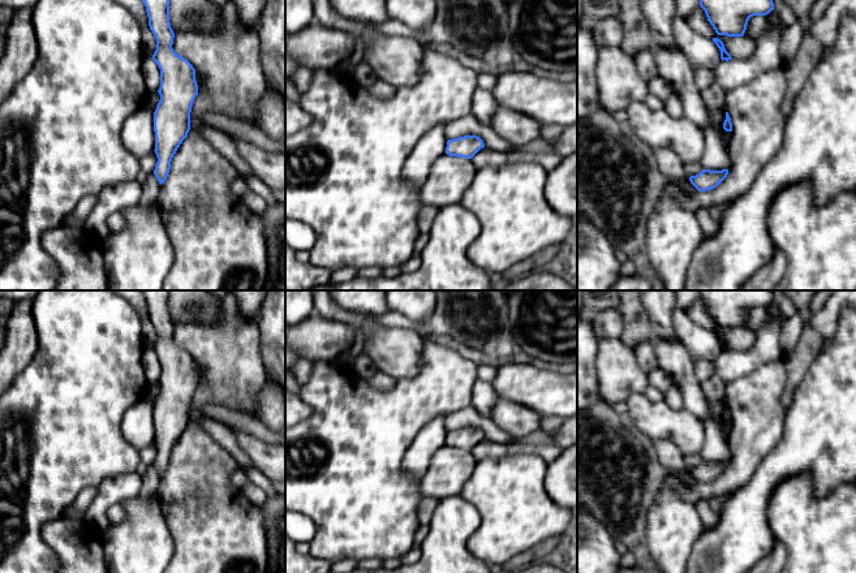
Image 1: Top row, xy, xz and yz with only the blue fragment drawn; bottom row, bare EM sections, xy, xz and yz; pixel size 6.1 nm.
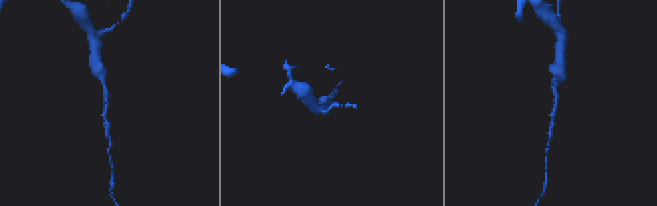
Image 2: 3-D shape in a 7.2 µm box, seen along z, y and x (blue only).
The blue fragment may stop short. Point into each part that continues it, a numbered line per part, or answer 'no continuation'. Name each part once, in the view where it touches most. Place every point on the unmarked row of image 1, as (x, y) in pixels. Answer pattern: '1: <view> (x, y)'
no continuation

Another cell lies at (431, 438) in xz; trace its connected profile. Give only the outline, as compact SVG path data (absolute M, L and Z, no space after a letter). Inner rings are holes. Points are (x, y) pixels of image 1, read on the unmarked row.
M435 417L418 432L404 456L403 470L407 475L421 481L435 452L446 445L446 439L444 417Z

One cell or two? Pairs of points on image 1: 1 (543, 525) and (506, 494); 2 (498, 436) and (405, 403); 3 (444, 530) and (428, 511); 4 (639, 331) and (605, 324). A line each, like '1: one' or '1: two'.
1: one
2: two
3: two
4: one

